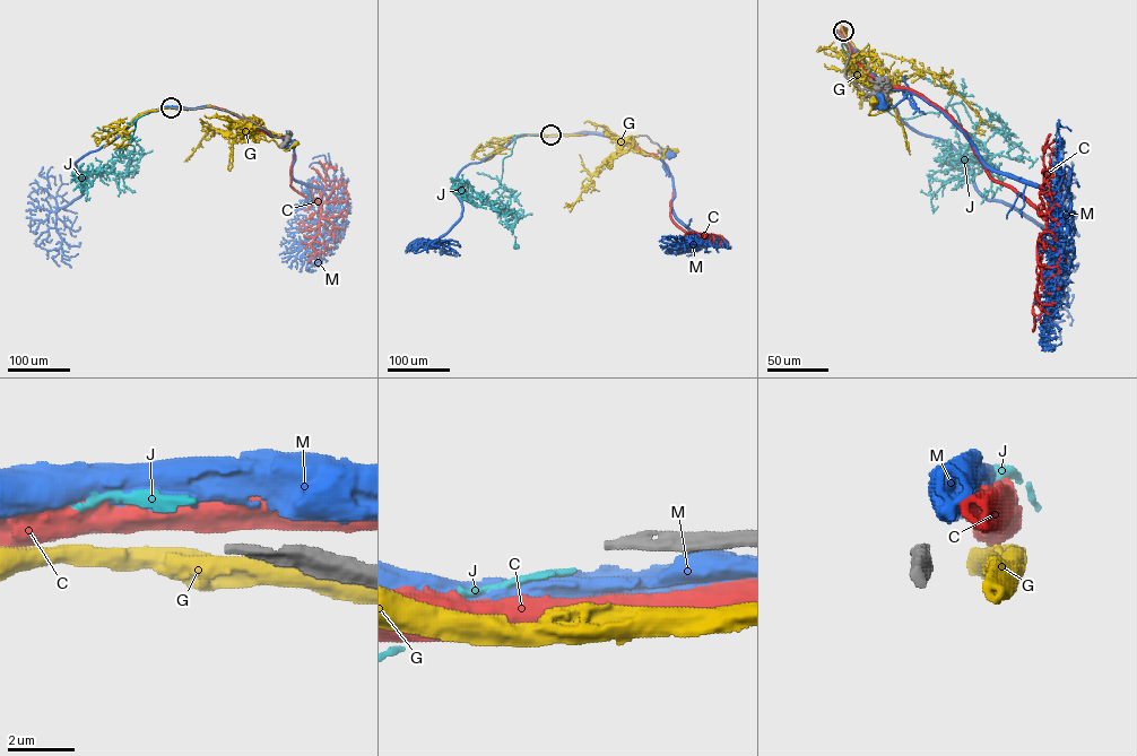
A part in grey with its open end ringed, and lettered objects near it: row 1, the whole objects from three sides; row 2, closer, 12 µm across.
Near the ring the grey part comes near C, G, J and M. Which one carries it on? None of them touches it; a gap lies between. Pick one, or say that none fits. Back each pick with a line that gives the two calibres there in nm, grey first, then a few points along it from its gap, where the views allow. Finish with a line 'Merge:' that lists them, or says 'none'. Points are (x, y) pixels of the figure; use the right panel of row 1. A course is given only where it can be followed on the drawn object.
Merge: none

